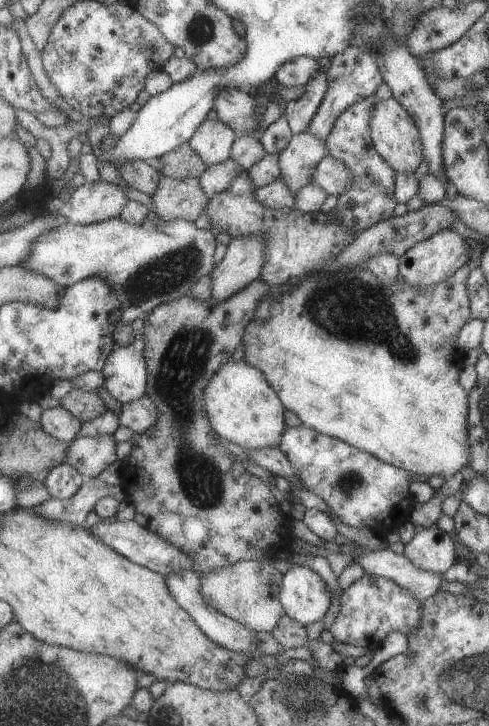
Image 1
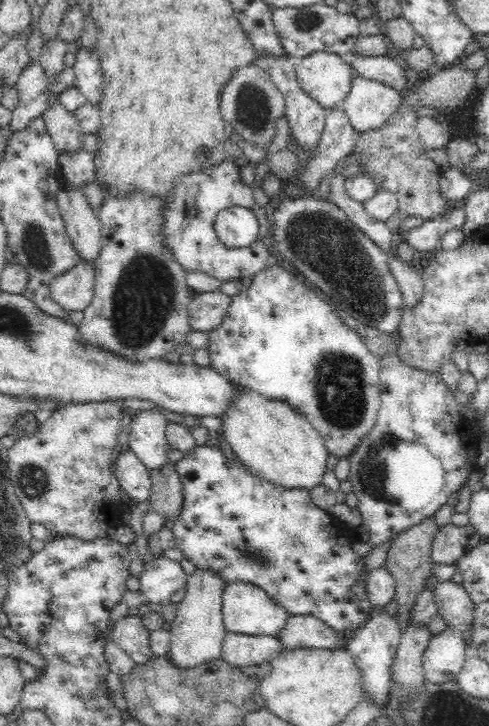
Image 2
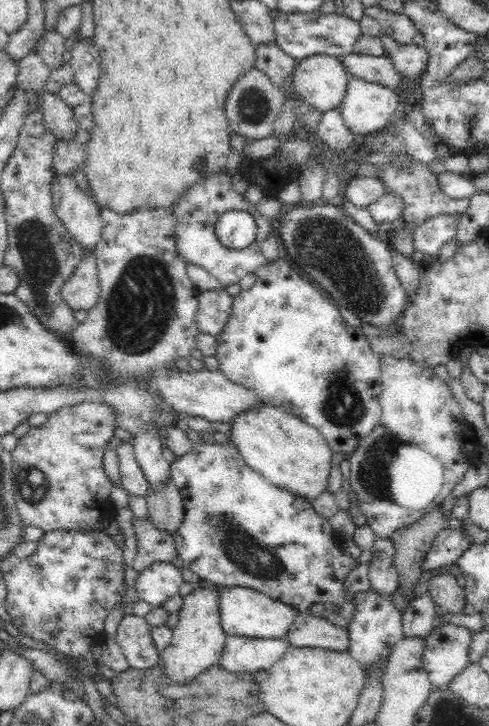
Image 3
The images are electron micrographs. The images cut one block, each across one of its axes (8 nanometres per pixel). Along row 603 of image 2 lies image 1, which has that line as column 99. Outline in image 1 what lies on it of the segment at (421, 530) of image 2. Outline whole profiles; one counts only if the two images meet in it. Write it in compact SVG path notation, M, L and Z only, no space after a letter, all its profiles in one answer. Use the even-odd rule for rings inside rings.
M73 388L67 392L59 401L60 406L69 412L74 418L81 423L91 421L93 418L99 417L107 410L101 398L95 392L81 391Z

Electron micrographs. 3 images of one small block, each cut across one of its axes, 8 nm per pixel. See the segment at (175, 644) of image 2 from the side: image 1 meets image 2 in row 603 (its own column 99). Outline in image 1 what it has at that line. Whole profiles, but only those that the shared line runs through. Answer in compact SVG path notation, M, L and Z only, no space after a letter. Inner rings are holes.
M100 179L95 182L85 181L75 188L69 200L63 201L58 210L70 223L91 225L114 217L119 217L127 198L119 187Z

